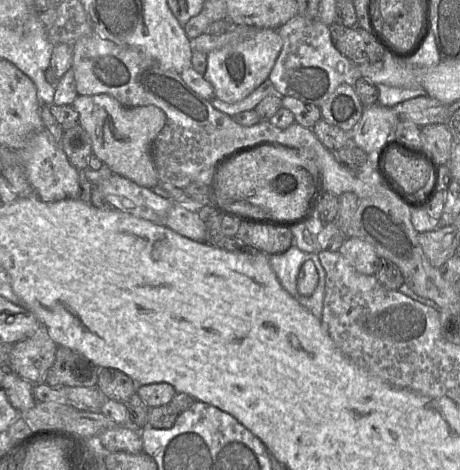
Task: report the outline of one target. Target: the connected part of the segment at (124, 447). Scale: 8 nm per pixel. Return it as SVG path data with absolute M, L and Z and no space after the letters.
M116 427L101 432L97 439L103 452L125 452L139 454L143 452L143 440L140 431L134 427Z

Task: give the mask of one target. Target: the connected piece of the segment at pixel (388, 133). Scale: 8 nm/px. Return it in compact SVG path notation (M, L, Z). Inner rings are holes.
M375 103L365 107L359 122L351 131L354 144L370 156L370 161L378 156L394 140L394 114L391 107L385 107L380 103Z

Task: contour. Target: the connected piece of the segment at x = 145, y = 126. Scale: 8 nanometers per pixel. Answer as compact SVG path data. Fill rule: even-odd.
M108 94L78 95L73 101L72 107L79 114L79 124L91 139L92 153L113 173L120 174L146 188L153 188L160 182L151 156L152 143L166 123L166 115L160 108L154 105L128 107Z

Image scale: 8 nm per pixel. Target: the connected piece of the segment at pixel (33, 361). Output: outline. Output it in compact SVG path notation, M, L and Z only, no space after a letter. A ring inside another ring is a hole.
M39 323L30 336L13 345L8 366L21 379L32 384L44 383L44 377L55 361L57 347L47 328Z

